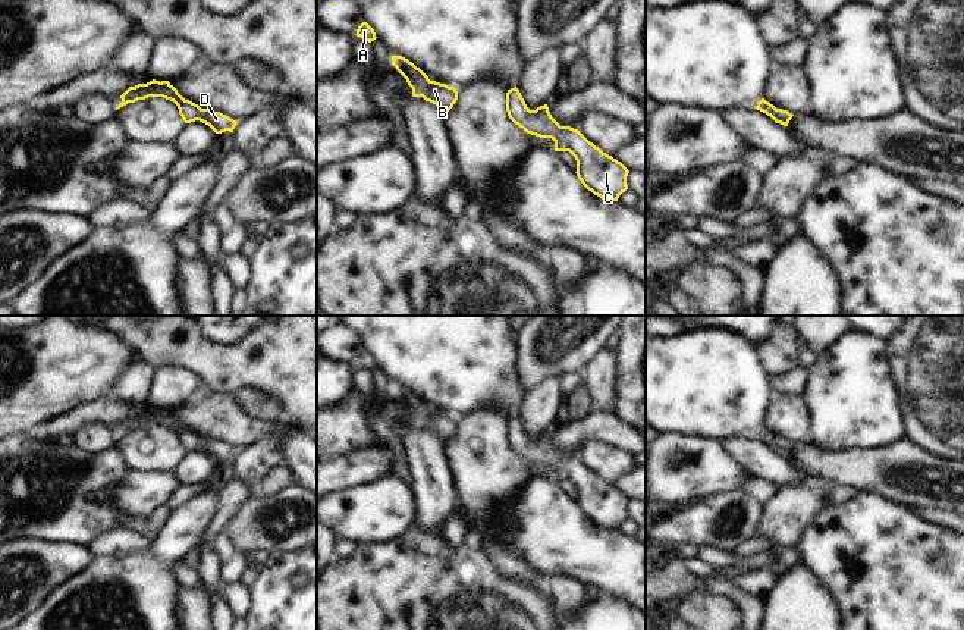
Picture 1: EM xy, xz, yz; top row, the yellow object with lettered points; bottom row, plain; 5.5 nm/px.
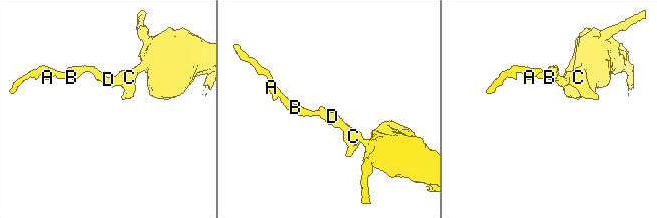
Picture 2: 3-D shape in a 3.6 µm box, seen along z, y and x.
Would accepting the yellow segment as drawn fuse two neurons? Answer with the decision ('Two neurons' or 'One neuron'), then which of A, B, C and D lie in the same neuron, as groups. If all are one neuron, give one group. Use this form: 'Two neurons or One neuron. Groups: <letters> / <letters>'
One neuron. Groups: A B C D

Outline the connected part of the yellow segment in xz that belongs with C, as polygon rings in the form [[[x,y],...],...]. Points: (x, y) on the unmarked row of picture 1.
[[[515,416],[506,421],[506,441],[509,448],[527,463],[552,467],[555,480],[569,480],[577,489],[578,508],[594,524],[605,530],[618,530],[628,518],[629,499],[590,471],[578,458],[560,455],[552,446],[547,433],[530,439]]]

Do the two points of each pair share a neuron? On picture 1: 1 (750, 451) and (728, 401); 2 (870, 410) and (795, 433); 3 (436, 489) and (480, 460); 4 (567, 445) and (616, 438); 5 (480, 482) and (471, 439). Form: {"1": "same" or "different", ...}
{"1": "different", "2": "different", "3": "different", "4": "same", "5": "same"}

